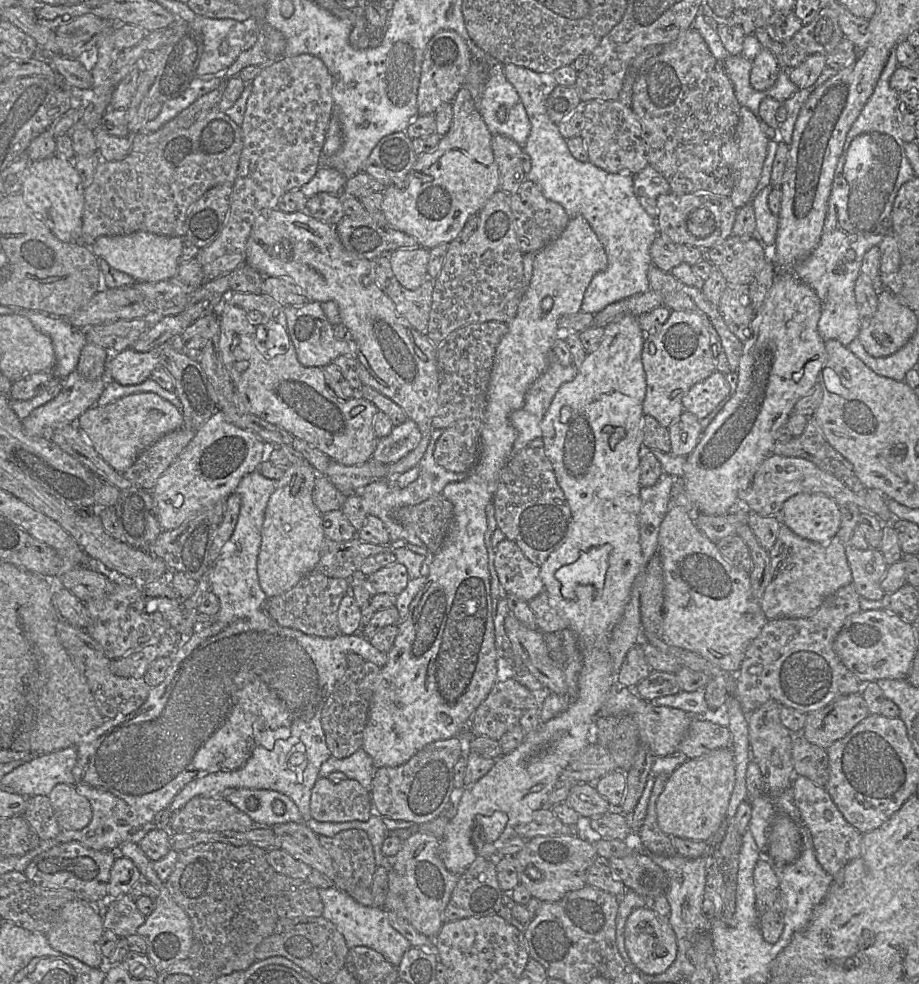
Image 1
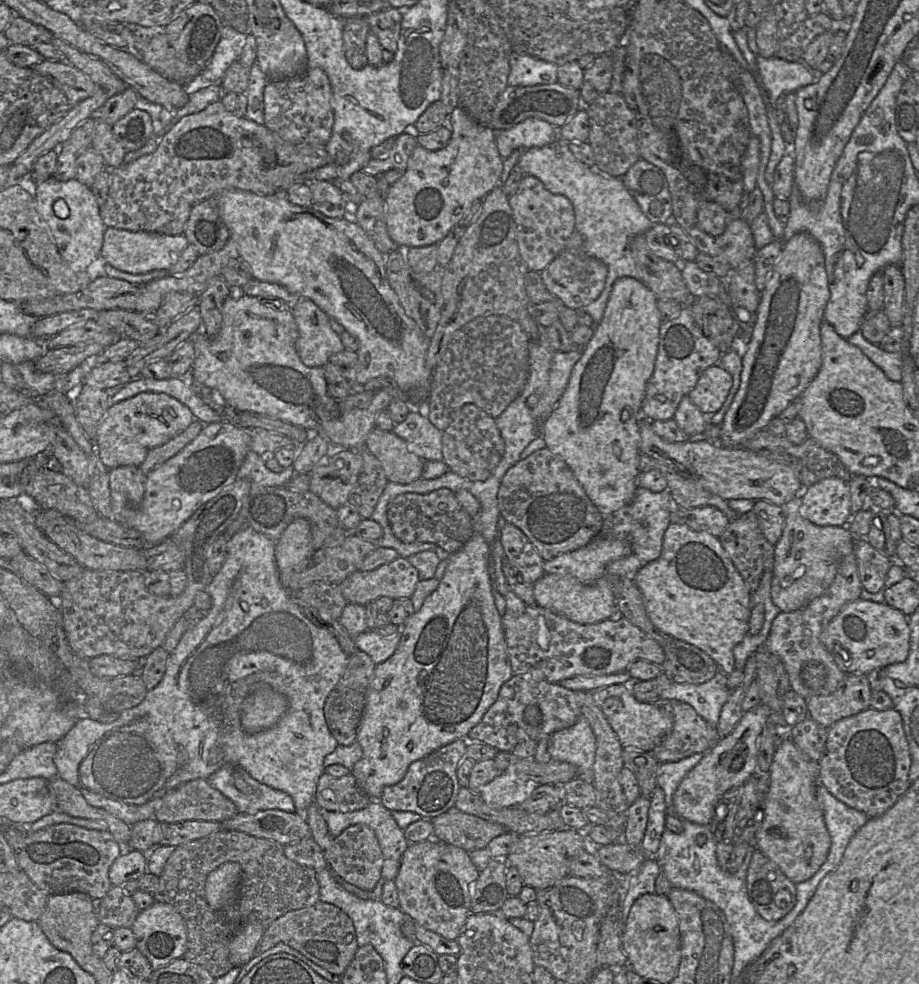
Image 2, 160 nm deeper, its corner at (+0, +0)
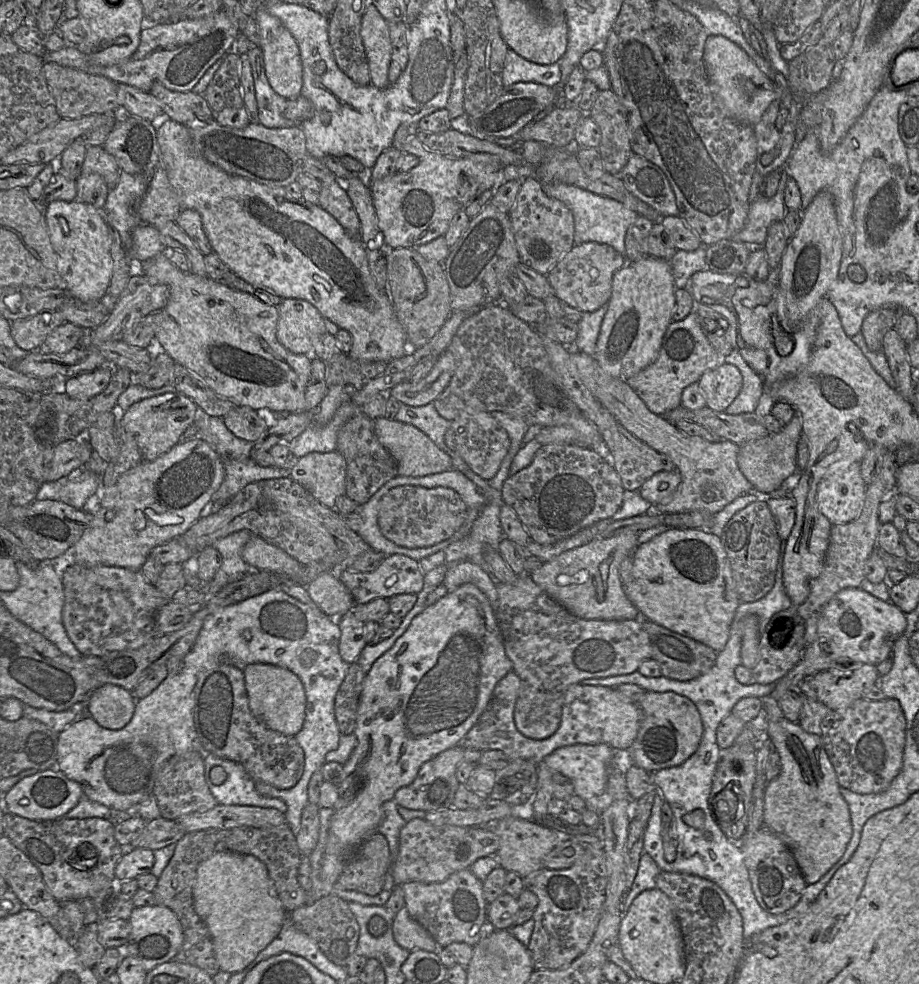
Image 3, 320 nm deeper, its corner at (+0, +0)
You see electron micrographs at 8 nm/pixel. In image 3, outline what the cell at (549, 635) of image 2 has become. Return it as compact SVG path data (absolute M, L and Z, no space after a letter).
M530 574L517 576L511 584L497 584L497 620L503 637L505 653L513 664L513 671L520 678L520 689L514 707L517 730L527 738L543 740L559 728L564 695L572 684L588 678L605 678L630 674L640 664L652 657L649 636L641 619L635 620L585 620L563 608L532 579Z

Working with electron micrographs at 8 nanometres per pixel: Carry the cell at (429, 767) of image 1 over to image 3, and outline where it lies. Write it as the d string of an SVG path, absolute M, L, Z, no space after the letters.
M461 745L444 750L425 762L420 767L415 779L409 785L399 788L391 800L394 800L400 807L425 812L452 808L454 795L460 784L456 777L456 770L463 759L464 749Z

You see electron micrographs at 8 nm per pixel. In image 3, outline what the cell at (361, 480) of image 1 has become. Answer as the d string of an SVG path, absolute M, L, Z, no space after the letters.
M336 450L328 453L312 452L293 462L290 478L302 485L323 506L334 509L337 498L346 494L346 461Z

